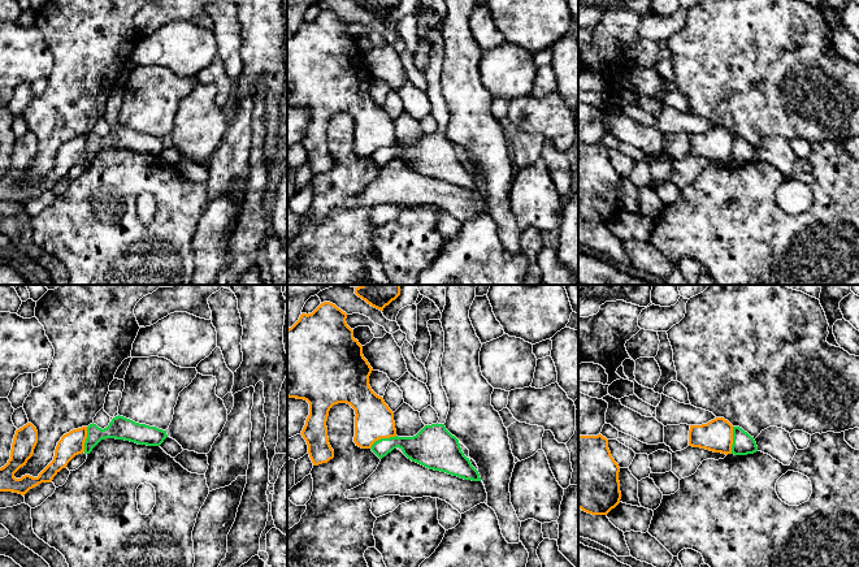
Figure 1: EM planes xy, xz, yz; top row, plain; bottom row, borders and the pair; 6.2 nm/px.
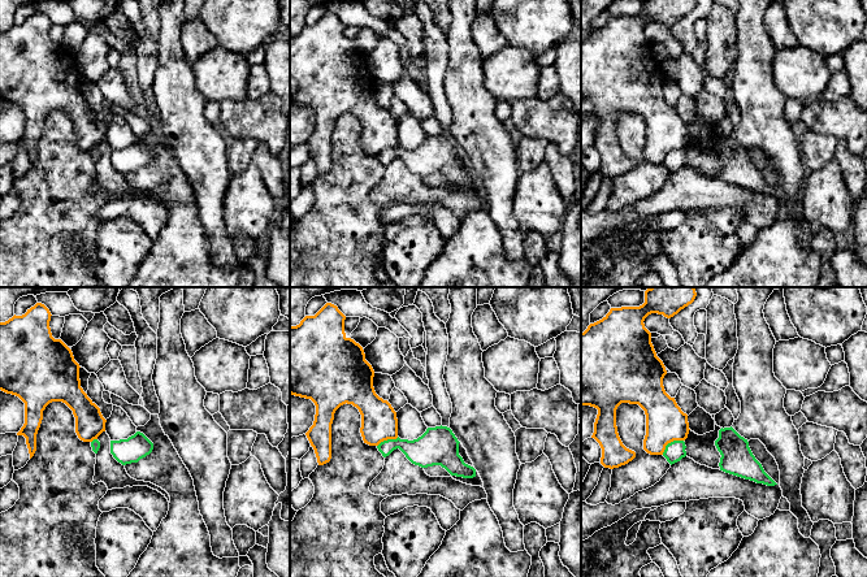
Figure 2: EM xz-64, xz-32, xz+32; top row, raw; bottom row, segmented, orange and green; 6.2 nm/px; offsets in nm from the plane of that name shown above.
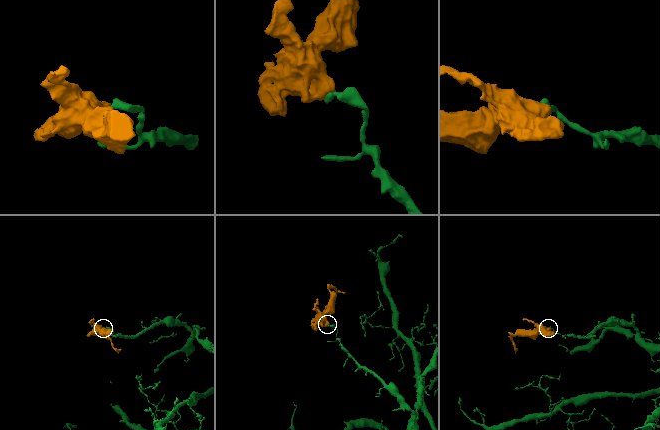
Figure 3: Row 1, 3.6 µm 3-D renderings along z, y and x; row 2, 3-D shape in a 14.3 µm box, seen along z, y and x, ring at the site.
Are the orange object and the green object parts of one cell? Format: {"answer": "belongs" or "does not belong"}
{"answer": "does not belong"}

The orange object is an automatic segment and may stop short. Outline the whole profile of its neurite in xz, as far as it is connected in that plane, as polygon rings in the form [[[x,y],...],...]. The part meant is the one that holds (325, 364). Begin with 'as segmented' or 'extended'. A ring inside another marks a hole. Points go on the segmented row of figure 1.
as segmented; [[[324,302],[312,313],[301,313],[287,329],[287,397],[309,403],[309,415],[300,434],[308,445],[313,466],[334,458],[326,427],[329,411],[334,404],[347,403],[355,410],[356,446],[370,449],[376,441],[396,436],[394,412],[383,398],[372,390],[369,376],[373,368],[364,358],[363,346],[353,338],[353,330],[346,319],[346,312],[330,302]]]

